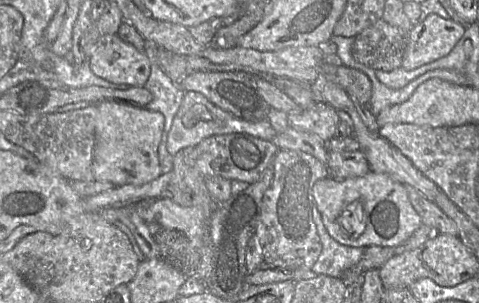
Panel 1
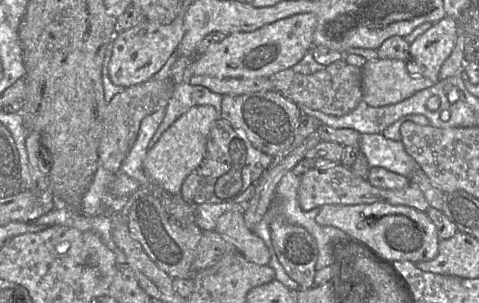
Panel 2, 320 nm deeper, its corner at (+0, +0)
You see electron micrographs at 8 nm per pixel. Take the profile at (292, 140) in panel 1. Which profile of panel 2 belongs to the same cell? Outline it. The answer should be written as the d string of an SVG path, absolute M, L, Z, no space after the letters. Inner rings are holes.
M341 163L330 166L320 166L311 169L300 176L298 202L302 210L310 211L327 204L372 204L384 202L391 205L405 205L426 212L430 207L428 201L418 187L409 183L402 189L382 189L372 186L366 179L356 176L351 167Z

